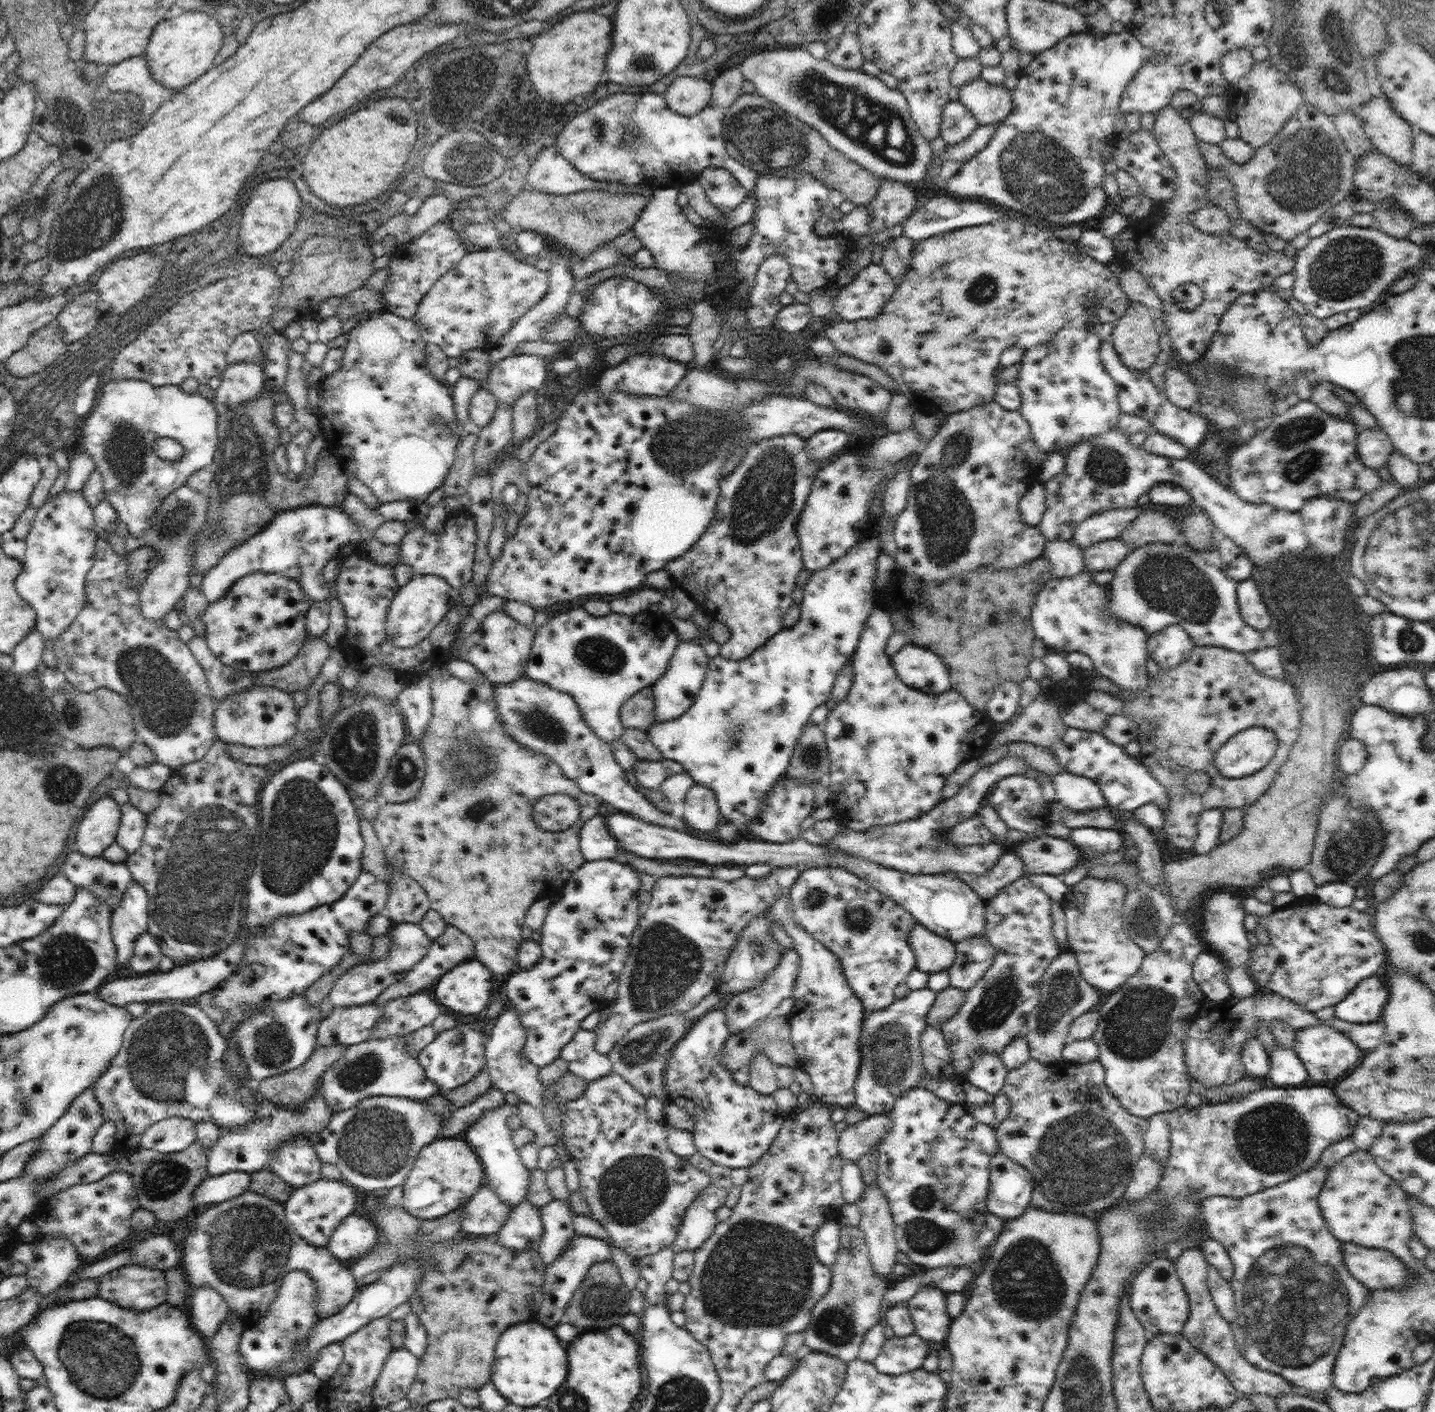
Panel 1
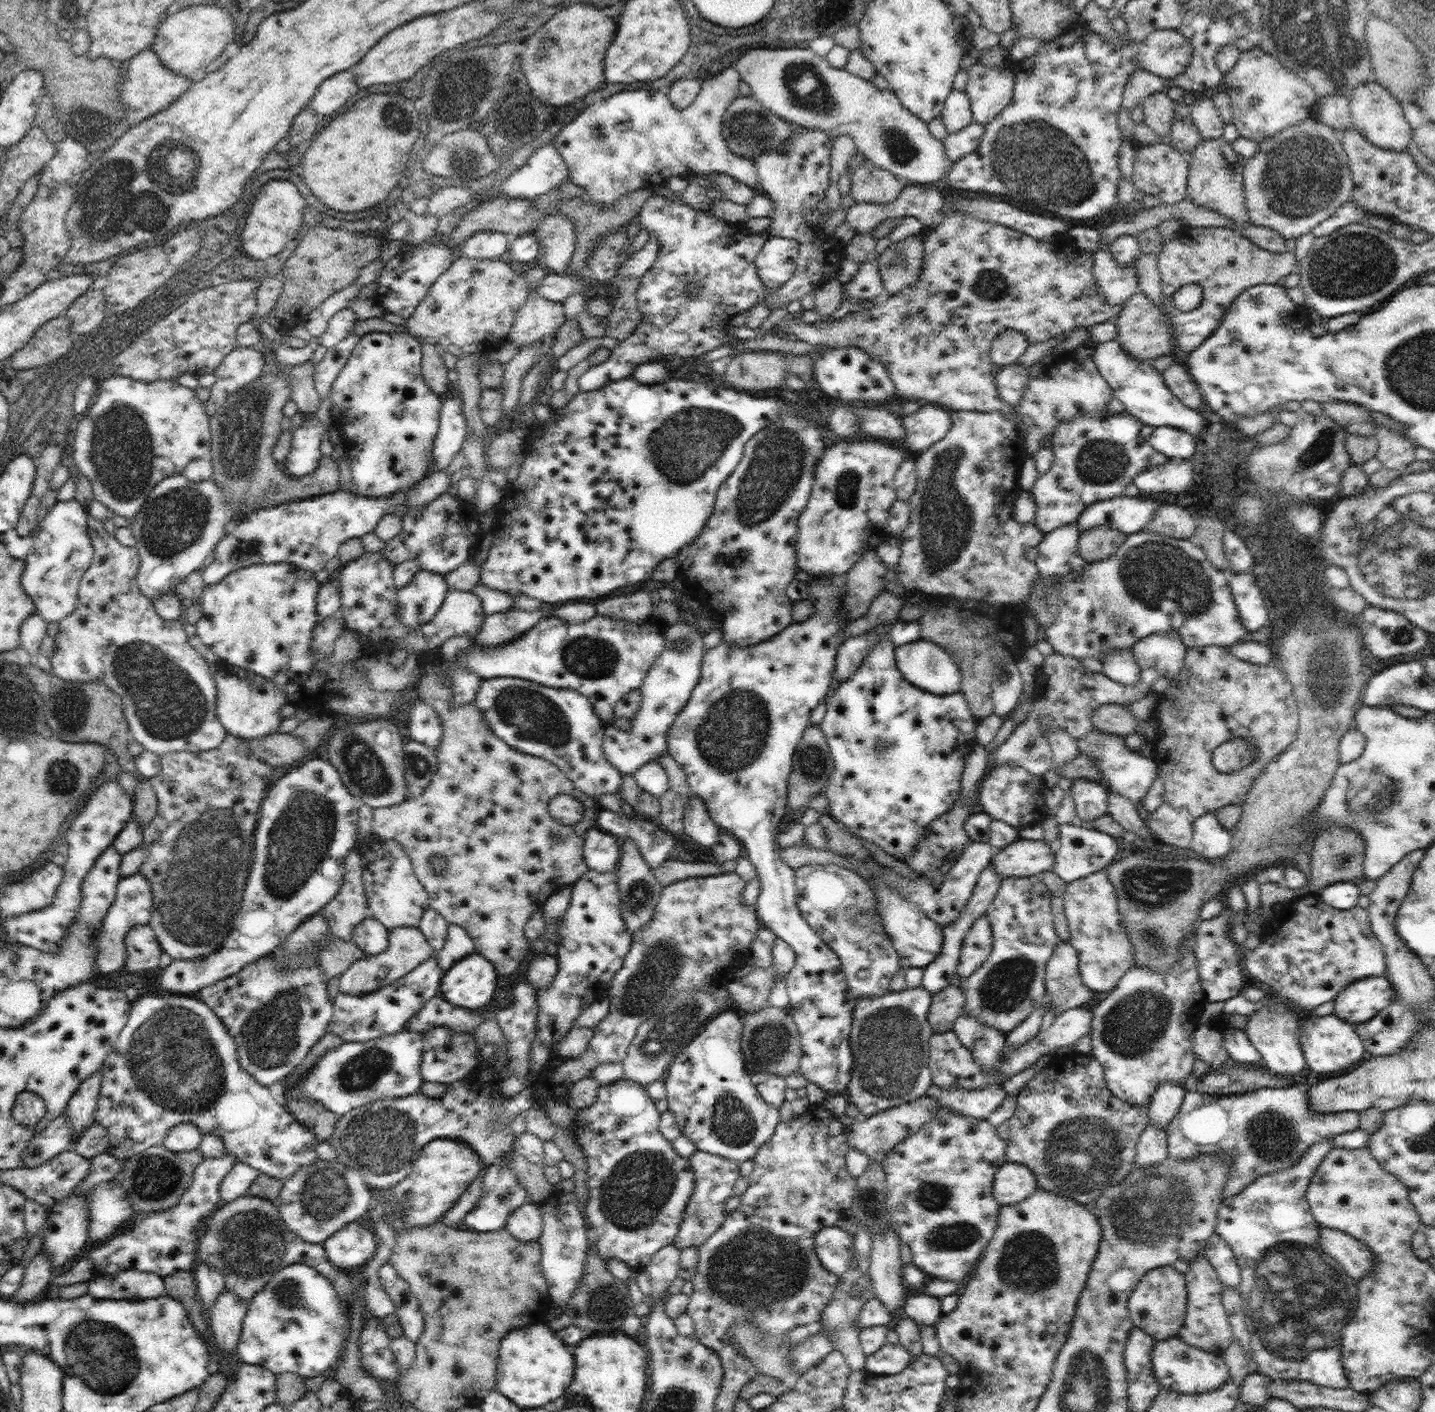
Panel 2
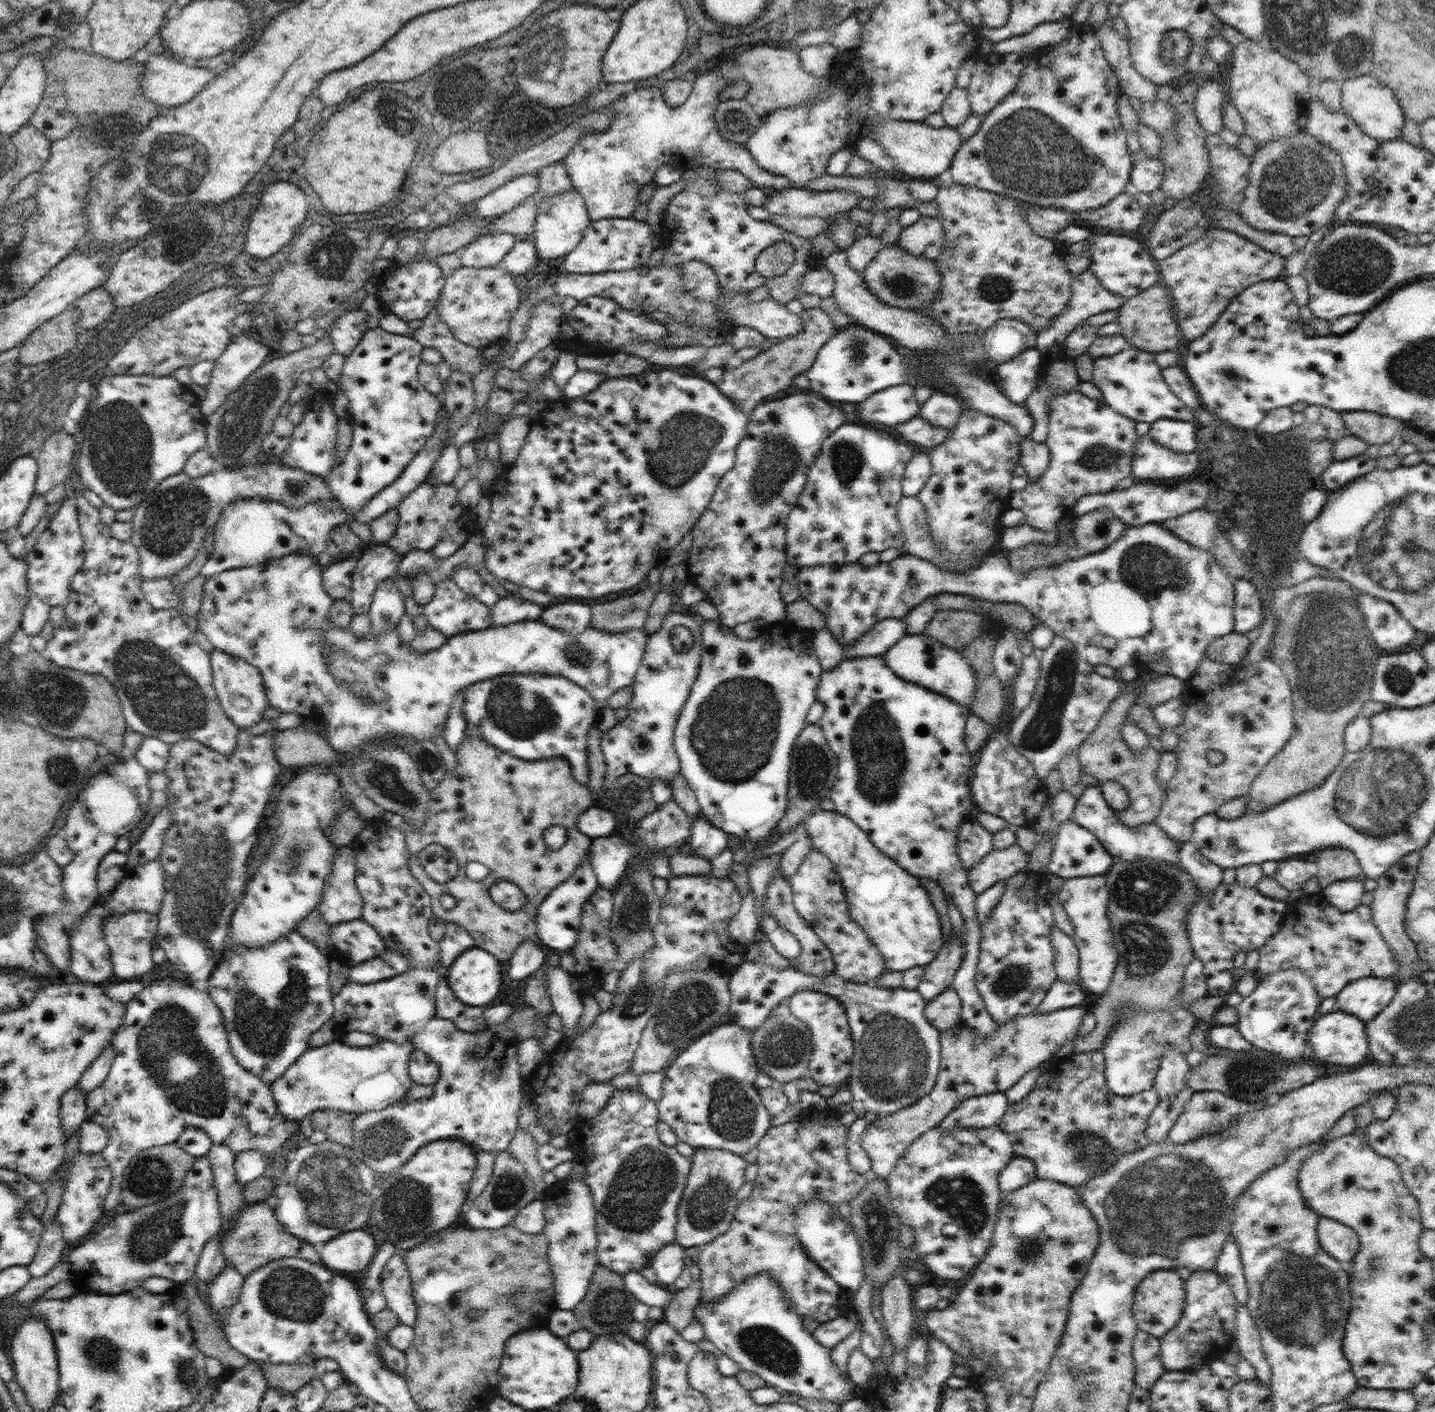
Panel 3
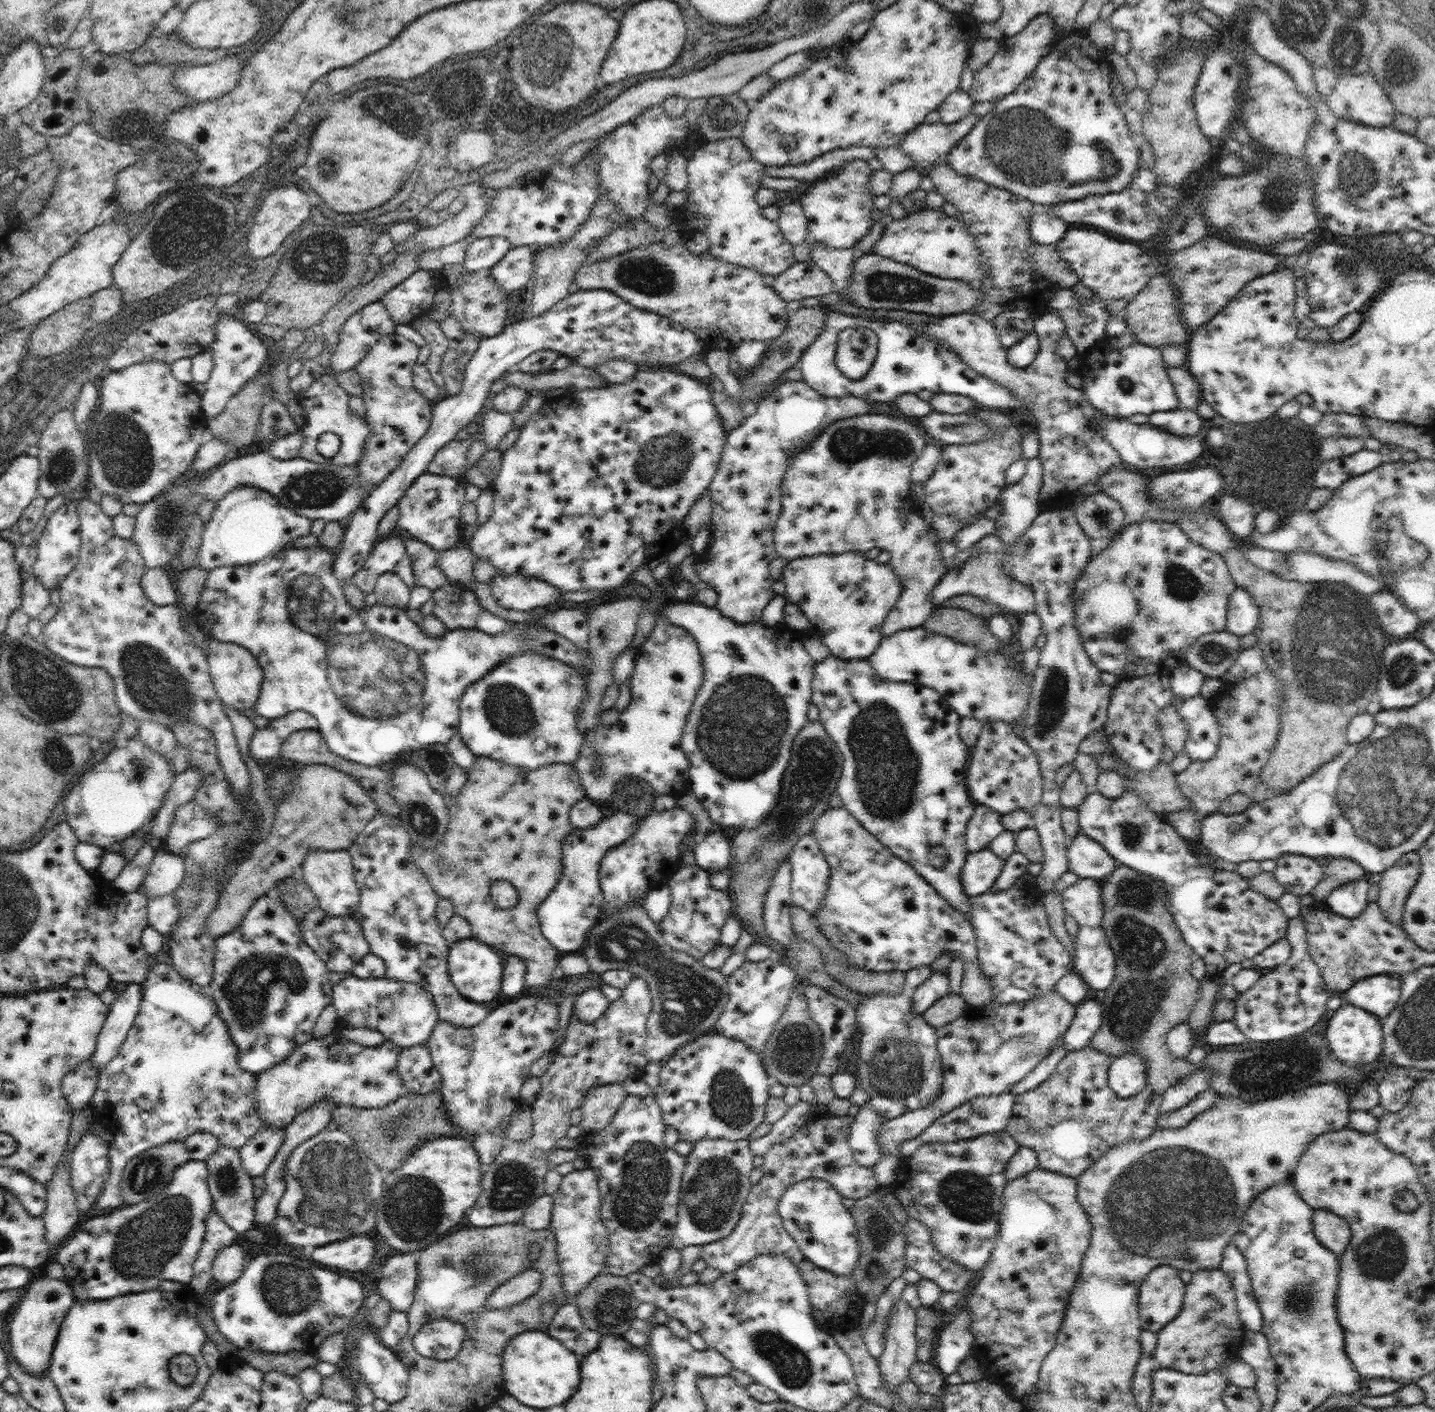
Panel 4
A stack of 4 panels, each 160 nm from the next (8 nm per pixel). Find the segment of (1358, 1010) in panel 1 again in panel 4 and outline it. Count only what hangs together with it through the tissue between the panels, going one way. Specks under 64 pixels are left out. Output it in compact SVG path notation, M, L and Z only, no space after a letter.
M1384 974L1360 979L1345 991L1348 1003L1359 1006L1382 1020L1395 1008L1400 995L1400 980Z

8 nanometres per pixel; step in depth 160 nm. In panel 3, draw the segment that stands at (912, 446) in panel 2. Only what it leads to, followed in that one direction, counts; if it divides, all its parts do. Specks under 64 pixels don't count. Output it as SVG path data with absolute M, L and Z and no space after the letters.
M934 389L934 393L921 404L919 415L932 426L953 428L963 410L964 405L956 395L942 389Z

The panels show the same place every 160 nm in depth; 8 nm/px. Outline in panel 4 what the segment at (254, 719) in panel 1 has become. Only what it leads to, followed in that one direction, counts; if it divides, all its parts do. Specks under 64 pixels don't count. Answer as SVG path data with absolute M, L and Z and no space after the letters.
M209 639L207 659L209 662L211 679L222 703L242 713L245 709L254 708L261 691L264 678L262 667L256 657L246 648L232 642L221 642Z

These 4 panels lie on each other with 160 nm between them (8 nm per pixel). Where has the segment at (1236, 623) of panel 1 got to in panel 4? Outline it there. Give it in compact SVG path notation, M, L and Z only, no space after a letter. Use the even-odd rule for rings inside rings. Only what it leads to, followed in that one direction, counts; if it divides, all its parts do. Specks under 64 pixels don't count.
M1144 519L1140 522L1126 524L1121 533L1113 537L1109 547L1106 547L1100 554L1091 557L1088 561L1088 568L1084 574L1078 578L1076 588L1072 592L1072 603L1074 603L1074 624L1084 651L1092 659L1092 662L1101 670L1115 674L1120 679L1130 679L1134 677L1146 676L1150 674L1169 675L1175 668L1187 664L1186 653L1200 636L1217 631L1225 631L1227 623L1228 602L1230 596L1237 589L1230 570L1224 562L1223 555L1212 552L1200 544L1192 542L1188 535L1178 526L1178 523L1168 523L1165 521L1153 521ZM863 552L817 554L788 561L782 571L781 581L786 588L785 598L808 617L813 634L830 649L831 656L844 660L867 659L878 649L883 638L882 625L902 593L902 582L896 578L895 570L888 563L866 558Z

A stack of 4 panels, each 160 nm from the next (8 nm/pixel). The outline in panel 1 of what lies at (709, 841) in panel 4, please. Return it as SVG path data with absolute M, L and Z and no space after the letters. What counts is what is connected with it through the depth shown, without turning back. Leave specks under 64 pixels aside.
M694 783L686 793L684 816L682 817L689 826L698 832L712 832L722 822L716 795L706 785Z

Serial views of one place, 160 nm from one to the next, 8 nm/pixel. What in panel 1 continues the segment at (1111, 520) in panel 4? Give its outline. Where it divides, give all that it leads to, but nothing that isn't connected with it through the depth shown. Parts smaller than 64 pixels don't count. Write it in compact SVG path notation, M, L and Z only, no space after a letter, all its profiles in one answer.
M1119 537L1095 542L1083 550L1085 570L1091 573L1093 571L1114 571L1129 553L1130 547L1124 544Z

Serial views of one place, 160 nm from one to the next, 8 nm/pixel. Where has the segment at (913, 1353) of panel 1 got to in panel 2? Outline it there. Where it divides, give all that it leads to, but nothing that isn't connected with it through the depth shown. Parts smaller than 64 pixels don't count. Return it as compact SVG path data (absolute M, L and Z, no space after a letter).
M885 1342L876 1352L867 1355L865 1368L879 1375L898 1374L912 1361L913 1356L905 1346Z

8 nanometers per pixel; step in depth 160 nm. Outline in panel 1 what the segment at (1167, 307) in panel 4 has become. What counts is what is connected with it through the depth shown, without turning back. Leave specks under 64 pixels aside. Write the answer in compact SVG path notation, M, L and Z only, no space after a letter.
M1130 301L1125 313L1113 325L1113 345L1124 366L1146 372L1162 353L1151 311L1142 302Z

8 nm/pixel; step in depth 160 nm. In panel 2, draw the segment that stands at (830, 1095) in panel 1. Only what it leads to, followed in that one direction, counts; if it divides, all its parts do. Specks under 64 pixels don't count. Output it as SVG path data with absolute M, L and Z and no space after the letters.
M837 576L821 578L820 582L810 587L814 614L804 622L792 622L778 636L756 645L729 646L722 641L716 648L704 651L700 680L692 691L688 705L668 731L667 752L684 770L689 794L702 798L712 820L739 840L743 855L754 865L761 882L755 907L762 926L772 930L795 952L795 965L785 980L789 994L787 1010L797 1024L802 1044L799 1072L806 1081L818 1085L826 1093L844 1096L854 1065L849 1038L857 998L848 988L839 956L802 918L797 905L795 869L781 859L778 842L782 820L787 814L787 784L794 765L793 756L803 732L811 724L811 712L825 700L828 687L832 685L837 650L846 639L844 629L851 621L843 619L838 612L847 590L844 583Z

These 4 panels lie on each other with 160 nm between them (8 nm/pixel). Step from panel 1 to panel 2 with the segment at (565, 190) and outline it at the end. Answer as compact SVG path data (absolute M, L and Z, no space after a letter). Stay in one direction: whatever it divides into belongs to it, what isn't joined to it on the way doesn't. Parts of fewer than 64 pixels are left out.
M553 144L538 148L524 166L502 183L499 189L491 189L488 195L532 199L561 188L571 181L568 166Z

